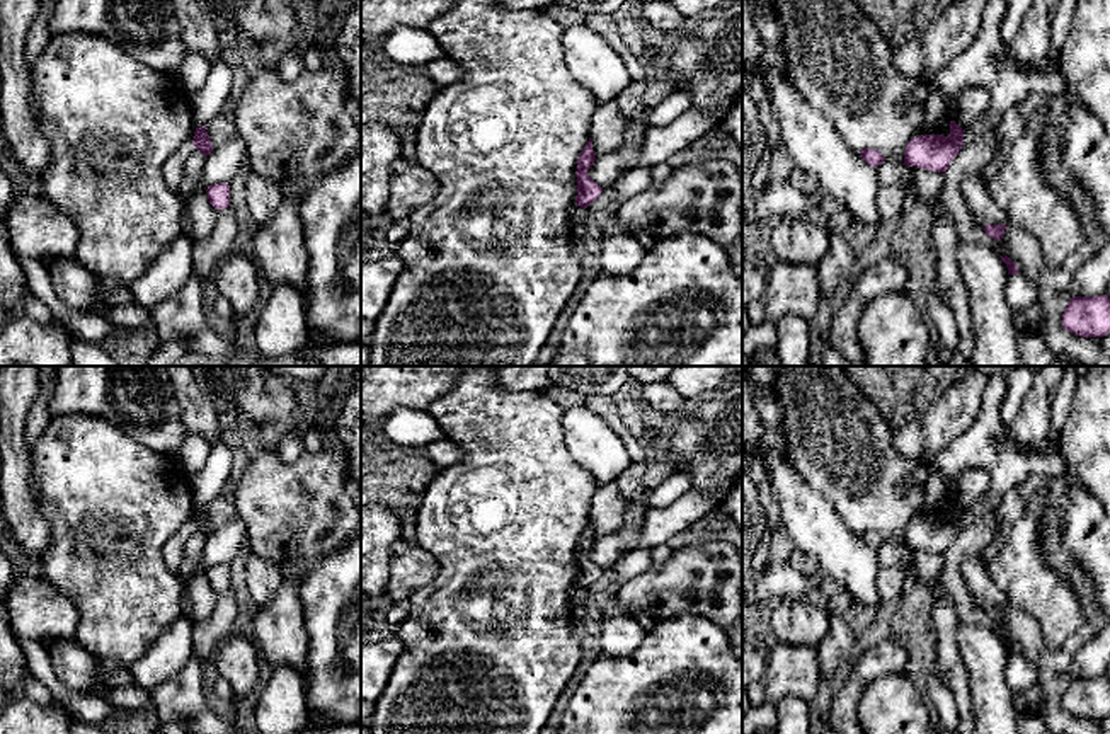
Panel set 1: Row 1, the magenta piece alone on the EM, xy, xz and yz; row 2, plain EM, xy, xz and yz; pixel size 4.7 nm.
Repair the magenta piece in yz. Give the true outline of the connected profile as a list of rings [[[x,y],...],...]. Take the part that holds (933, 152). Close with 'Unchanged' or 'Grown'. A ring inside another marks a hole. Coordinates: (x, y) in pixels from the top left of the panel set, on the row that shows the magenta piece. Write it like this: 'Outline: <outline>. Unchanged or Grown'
Outline: [[[950,121],[950,135],[921,135],[913,138],[904,150],[904,165],[933,172],[947,172],[950,162],[964,146],[964,133],[955,121]]]. Unchanged

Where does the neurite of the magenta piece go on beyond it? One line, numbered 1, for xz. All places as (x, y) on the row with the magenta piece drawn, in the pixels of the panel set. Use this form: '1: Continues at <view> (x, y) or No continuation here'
1: No continuation here

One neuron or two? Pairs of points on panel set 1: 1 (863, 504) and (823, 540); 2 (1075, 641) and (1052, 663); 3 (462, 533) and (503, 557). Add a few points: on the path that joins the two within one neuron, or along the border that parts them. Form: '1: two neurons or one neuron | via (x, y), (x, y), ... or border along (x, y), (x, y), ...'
1: two neurons | border along (818, 491), (831, 503), (836, 515), (858, 533)
2: one neuron | via (1069, 646), (1058, 658)
3: one neuron | via (472, 533), (477, 533), (492, 547)

